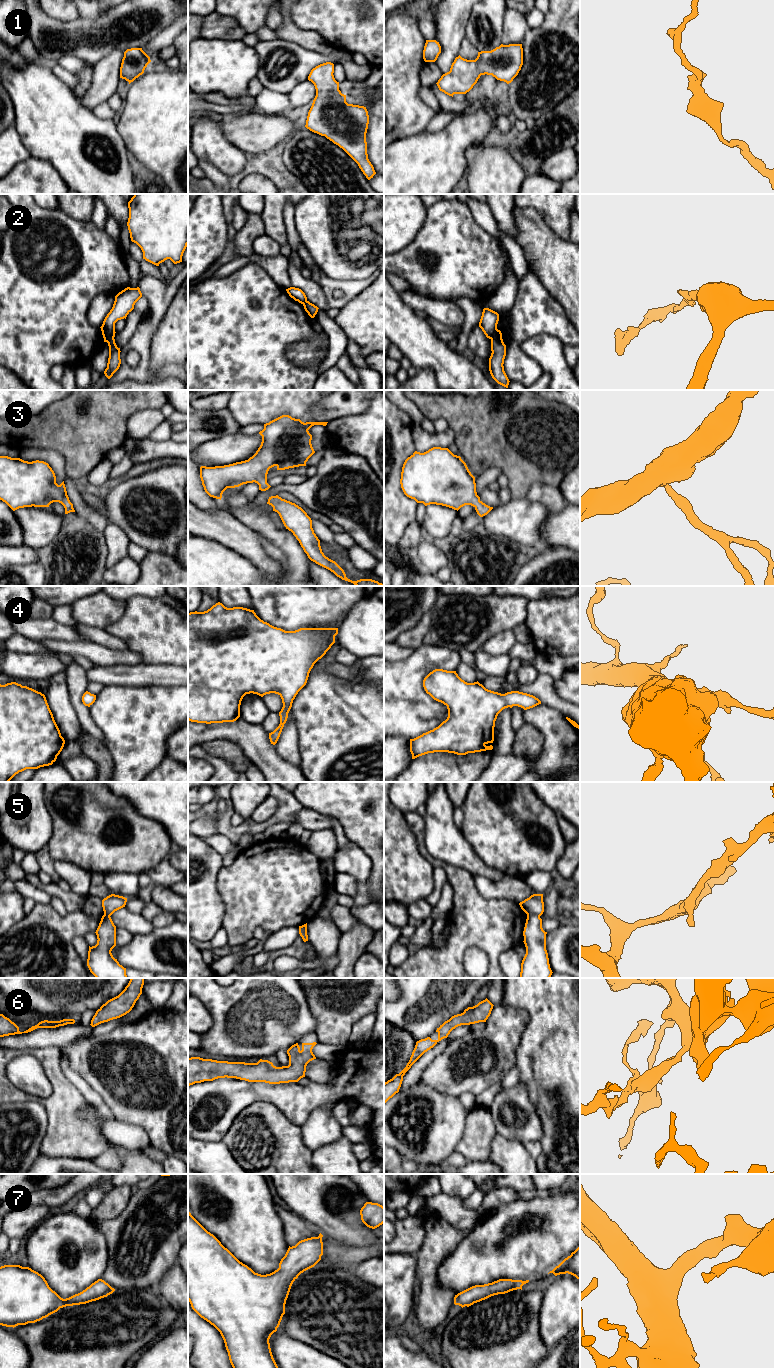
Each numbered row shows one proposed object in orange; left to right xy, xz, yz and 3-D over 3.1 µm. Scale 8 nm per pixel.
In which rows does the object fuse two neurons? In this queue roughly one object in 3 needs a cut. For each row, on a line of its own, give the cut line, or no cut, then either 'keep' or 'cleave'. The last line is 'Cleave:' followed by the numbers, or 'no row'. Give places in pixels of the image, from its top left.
1: no cut | keep
2: xy (114, 331), (106, 341) | cleave
3: no cut | keep
4: no cut | keep
5: yz (527, 915), (537, 915), (539, 917) | cleave
6: no cut | keep
7: no cut | keep
Cleave: 2, 5

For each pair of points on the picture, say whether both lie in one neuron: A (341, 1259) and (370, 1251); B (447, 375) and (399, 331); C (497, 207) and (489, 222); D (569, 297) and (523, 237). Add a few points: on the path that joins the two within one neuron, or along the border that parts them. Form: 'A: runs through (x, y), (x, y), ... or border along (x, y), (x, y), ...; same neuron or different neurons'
A: runs through (348, 1257), (363, 1254); same neuron
B: runs through (436, 363), (411, 338); same neuron
C: border along (486, 204), (498, 227); different neurons
D: runs through (568, 282), (538, 252); same neuron

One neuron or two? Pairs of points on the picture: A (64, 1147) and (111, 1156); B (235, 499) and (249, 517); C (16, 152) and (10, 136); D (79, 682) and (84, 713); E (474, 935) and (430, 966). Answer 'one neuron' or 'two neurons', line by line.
A: two neurons
B: one neuron
C: one neuron
D: one neuron
E: one neuron

